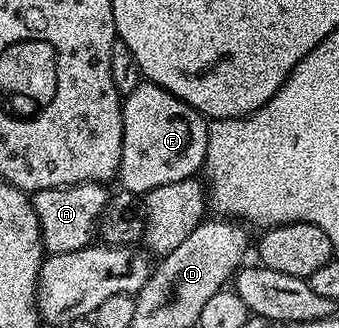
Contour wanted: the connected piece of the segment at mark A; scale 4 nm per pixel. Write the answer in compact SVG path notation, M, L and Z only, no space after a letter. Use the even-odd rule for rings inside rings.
M75 184L69 188L51 188L31 193L32 208L40 219L40 239L49 253L66 254L93 243L100 215L108 204L109 189L102 184Z

